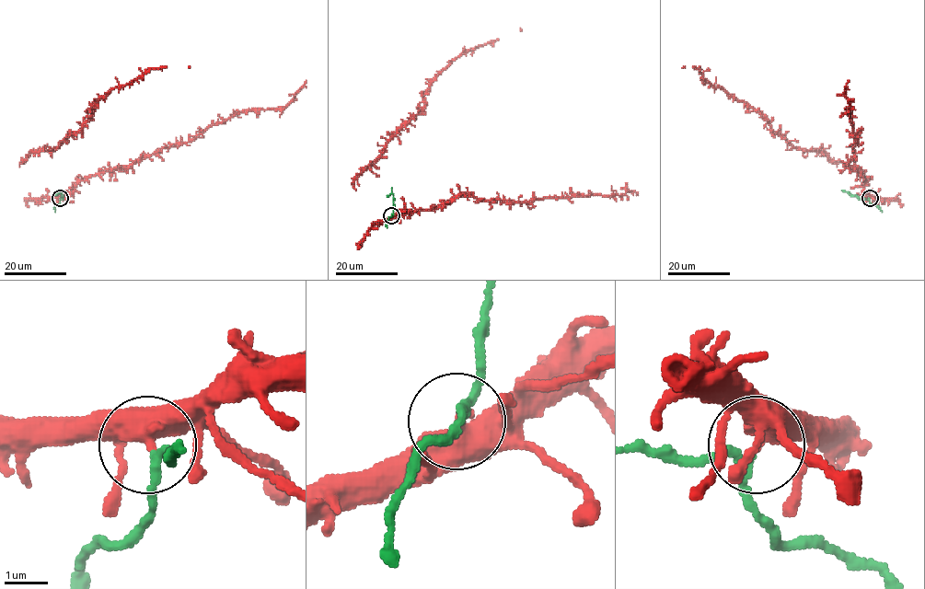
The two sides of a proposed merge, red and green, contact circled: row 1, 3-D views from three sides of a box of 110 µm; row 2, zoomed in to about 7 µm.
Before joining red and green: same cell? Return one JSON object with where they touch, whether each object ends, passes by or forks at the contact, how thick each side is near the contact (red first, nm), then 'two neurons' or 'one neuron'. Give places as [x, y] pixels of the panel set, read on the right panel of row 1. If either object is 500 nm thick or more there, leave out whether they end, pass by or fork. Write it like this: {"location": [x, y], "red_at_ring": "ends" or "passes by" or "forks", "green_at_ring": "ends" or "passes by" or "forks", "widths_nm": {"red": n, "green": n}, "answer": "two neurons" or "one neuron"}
{"location": [870, 198], "widths_nm": {"red": 600, "green": 180}, "answer": "two neurons"}

